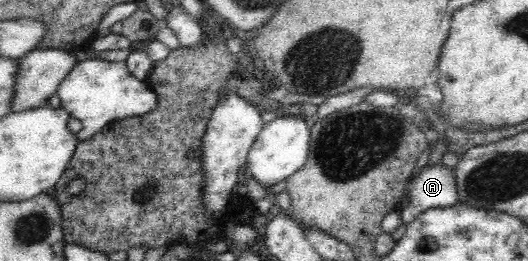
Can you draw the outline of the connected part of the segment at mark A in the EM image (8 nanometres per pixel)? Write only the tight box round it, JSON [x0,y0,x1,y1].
[395,160,458,225]

